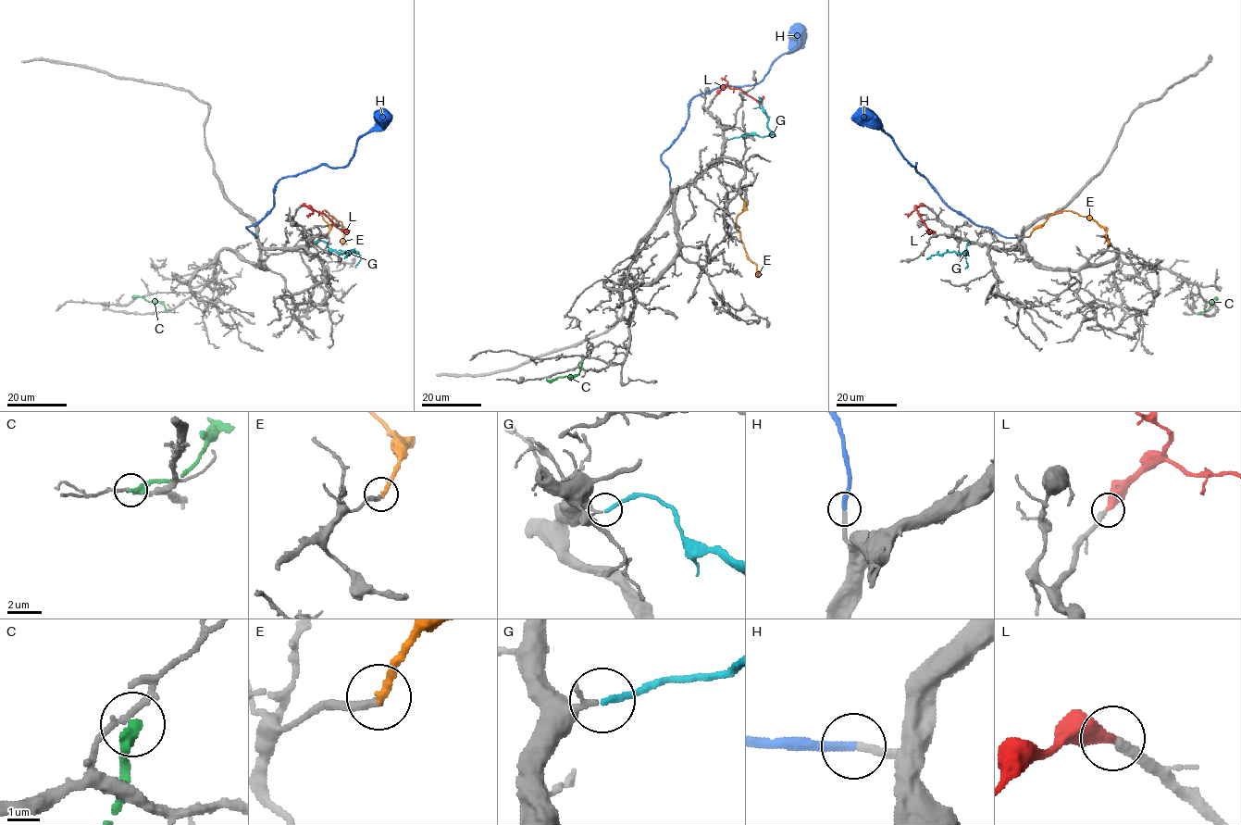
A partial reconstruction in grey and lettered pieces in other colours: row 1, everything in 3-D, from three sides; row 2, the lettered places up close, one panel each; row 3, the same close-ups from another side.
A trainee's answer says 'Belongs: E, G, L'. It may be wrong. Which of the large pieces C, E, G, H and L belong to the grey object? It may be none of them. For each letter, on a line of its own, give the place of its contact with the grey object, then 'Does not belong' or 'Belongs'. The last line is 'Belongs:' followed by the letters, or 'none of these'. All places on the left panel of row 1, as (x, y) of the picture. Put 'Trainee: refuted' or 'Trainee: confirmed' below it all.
C: Touches grey at (167, 311). Does not belong
E: Touches grey at (327, 235). Does not belong
G: Touches grey at (315, 243). Belongs
H: Touches grey at (254, 237). Belongs
L: Touches grey at (302, 206). Belongs
Belongs: G, H, L
Trainee: refuted

